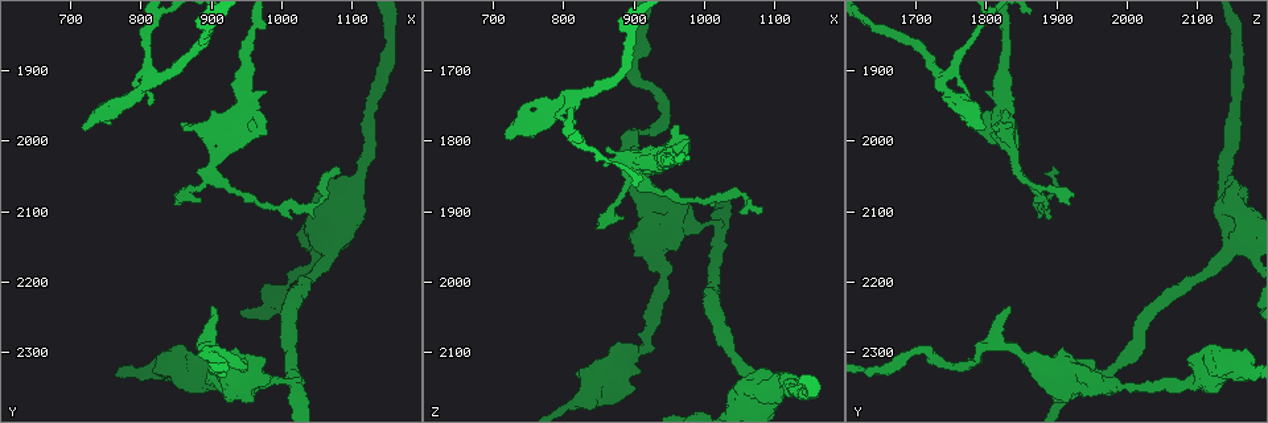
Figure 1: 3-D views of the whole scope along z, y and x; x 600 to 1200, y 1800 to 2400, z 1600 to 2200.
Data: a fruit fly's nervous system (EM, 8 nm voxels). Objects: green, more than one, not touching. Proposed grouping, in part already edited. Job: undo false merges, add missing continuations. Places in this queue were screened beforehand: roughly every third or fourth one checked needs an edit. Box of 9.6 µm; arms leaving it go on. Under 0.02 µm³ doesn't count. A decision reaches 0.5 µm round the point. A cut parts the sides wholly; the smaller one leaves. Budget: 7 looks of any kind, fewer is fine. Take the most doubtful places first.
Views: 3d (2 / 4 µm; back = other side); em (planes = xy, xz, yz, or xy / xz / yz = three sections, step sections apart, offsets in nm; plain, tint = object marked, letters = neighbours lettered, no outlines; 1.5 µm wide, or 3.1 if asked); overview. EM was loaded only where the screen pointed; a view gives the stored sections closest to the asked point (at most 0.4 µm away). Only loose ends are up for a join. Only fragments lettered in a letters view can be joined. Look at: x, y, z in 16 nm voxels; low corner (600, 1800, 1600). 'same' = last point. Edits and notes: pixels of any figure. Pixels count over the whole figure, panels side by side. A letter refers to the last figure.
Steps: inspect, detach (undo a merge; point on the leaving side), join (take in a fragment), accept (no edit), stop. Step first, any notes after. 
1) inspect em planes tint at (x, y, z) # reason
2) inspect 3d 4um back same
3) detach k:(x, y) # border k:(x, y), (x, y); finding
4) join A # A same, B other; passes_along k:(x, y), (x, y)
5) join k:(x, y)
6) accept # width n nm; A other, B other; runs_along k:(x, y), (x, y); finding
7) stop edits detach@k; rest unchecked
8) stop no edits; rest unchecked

inspect 3d 2um at (935, 2315, 1775) # sharp bend

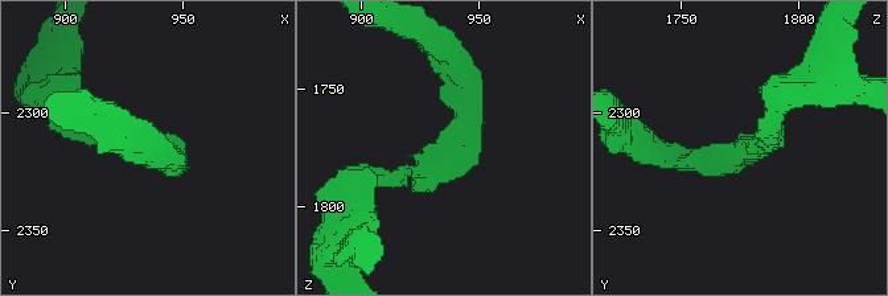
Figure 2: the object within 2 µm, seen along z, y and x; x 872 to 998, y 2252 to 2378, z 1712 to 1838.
inspect em xz step 8 tint at (941, 2318, 1774)

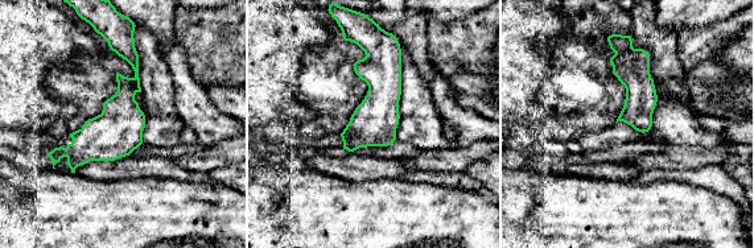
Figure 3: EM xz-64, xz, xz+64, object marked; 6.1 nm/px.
inspect em xz step 8 letters same # what lies round it

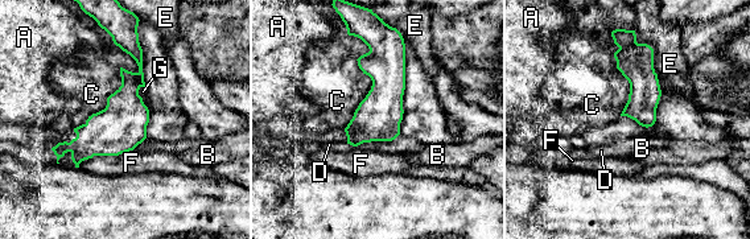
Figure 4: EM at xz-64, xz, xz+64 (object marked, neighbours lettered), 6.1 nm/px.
accept # longest_contact E 400 nm; A other, B other, C other, D other, E other, F other, G other; all the same cell

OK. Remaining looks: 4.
inspect 3d 4um at (900, 2235, 1835) # thin end

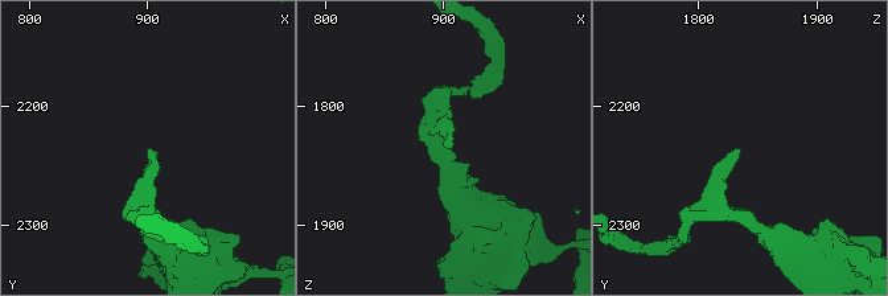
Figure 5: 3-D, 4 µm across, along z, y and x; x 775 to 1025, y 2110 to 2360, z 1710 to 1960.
inspect em xy step 8 letters at (902, 2238, 1834) # need the tissue

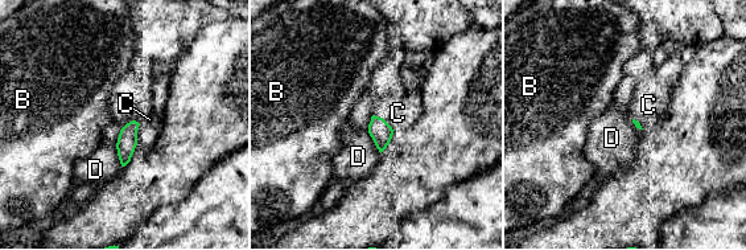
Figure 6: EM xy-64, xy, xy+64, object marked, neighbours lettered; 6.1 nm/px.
inspect em planes letters same # cut it another way

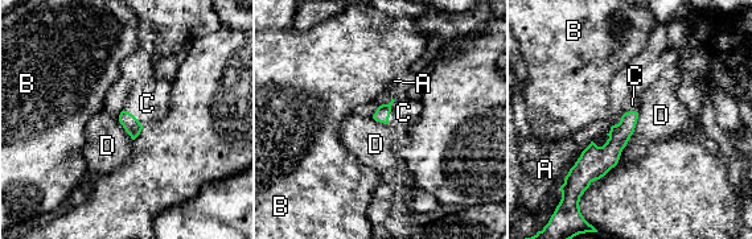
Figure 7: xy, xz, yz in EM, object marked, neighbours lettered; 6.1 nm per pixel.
join C # longest_contact D 340 nm; A other, B other, C same, D other; it goes on there

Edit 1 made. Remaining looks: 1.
inspect em planes letters at (890, 2345, 1935) # branch stops here

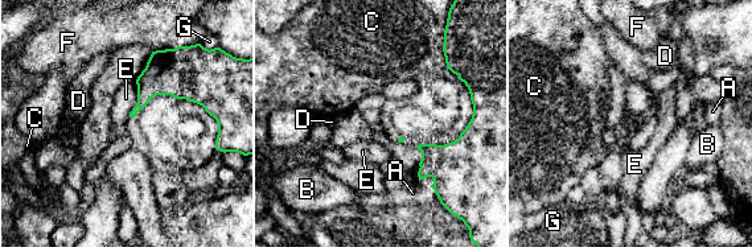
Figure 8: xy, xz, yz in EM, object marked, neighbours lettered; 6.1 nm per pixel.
accept # longest_contact E 220 nm; A other, B other, C other, D other, E other, F other, G other; no lettered fragment goes on from it

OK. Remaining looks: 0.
stop edits join@7; rest unchecked

